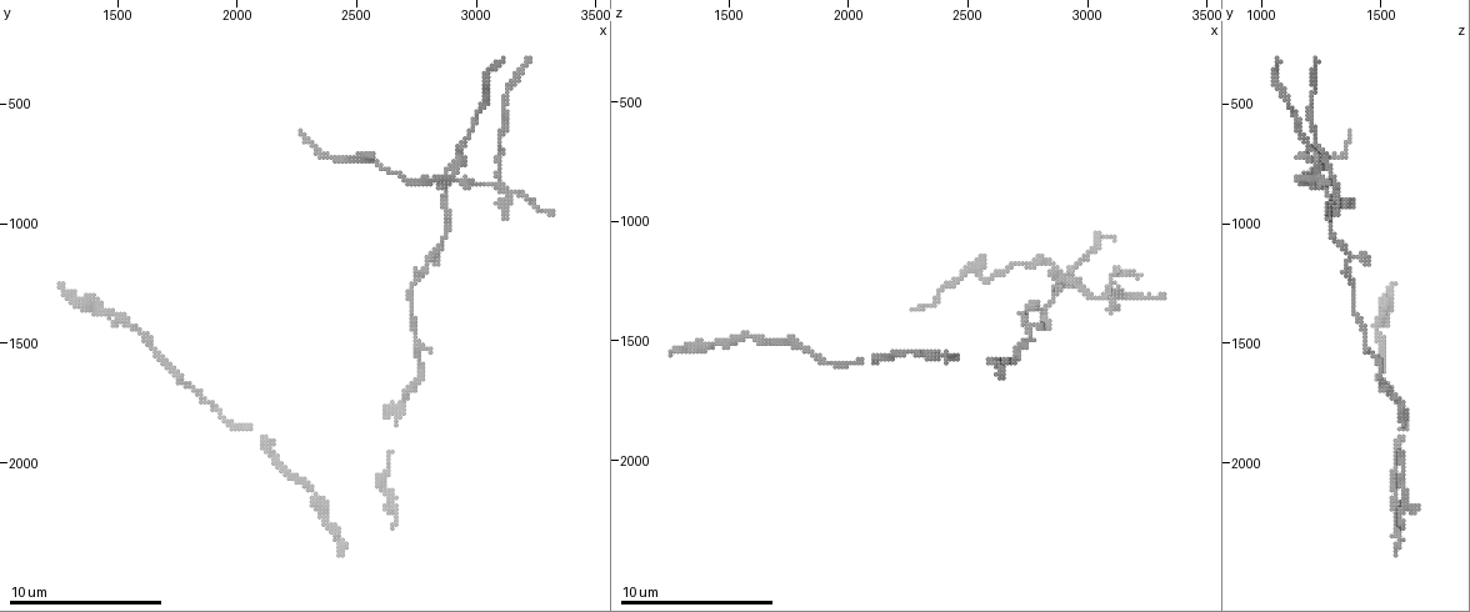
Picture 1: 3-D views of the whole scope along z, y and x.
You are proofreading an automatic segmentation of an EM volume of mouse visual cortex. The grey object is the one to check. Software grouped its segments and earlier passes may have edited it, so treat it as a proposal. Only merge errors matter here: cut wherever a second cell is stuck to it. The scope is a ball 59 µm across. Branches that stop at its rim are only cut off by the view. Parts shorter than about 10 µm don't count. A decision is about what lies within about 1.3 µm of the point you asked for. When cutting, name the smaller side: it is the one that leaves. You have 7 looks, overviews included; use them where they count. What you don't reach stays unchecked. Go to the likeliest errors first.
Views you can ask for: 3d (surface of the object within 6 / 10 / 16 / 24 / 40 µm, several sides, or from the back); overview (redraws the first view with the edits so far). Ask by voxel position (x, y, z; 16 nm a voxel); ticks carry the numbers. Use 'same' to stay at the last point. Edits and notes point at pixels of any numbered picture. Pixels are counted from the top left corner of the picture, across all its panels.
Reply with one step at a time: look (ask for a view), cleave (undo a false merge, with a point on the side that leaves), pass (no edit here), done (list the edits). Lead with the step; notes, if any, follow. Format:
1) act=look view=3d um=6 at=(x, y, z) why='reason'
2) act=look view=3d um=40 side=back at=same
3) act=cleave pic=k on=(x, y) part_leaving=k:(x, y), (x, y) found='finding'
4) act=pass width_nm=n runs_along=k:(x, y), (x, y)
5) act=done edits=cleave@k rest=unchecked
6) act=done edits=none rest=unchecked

act=look view=3d um=16 at=(2930, 830, 1260) why='four or more arms meet'

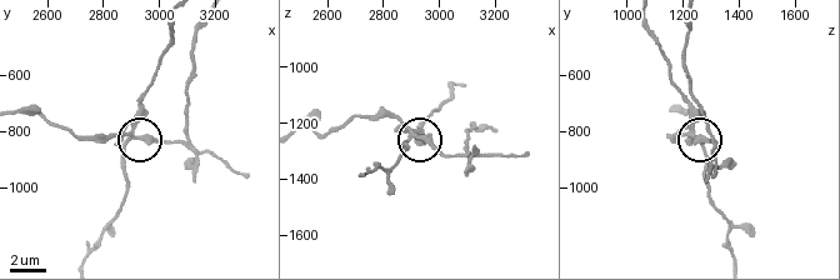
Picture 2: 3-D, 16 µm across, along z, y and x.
act=look view=3d um=16 side=back at=(2930, 810, 1250) why='from behind'

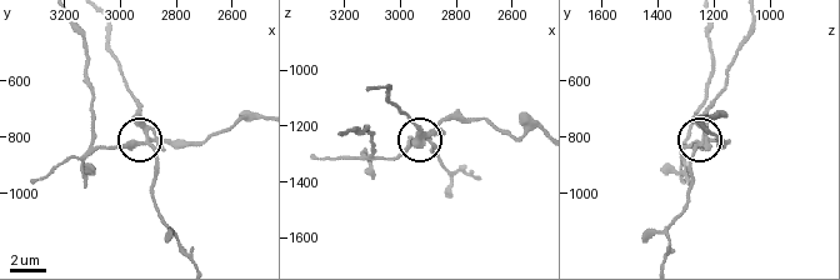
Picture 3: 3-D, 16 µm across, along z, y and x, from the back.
act=cleave pic=3 on=(170, 139) arms=4 part_leaving=3:(149, 143), (101, 146), (94, 143), (88, 48), (75, 21) found='a second cell is stuck on'

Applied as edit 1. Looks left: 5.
act=look view=3d um=16 at=(2750, 1460, 1430) why='three arms meet'

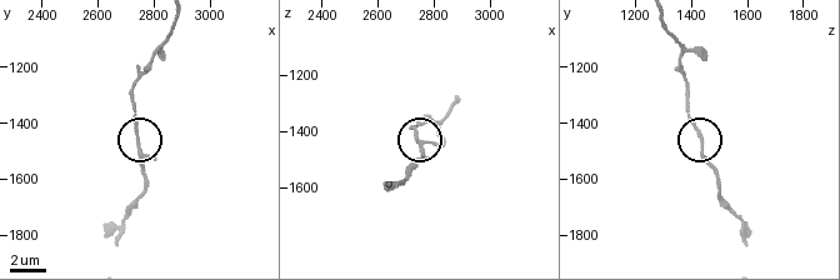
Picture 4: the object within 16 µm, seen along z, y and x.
act=look view=3d um=16 side=back at=(2750, 1460, 1430) why='other side'

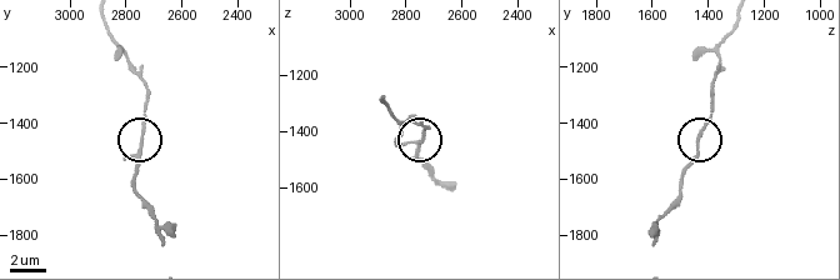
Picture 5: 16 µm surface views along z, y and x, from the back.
act=pass arms=3 found='continuous, no second cell'

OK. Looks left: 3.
act=look view=3d um=10 at=(2660, 1820, 1600) why='calibre changes'

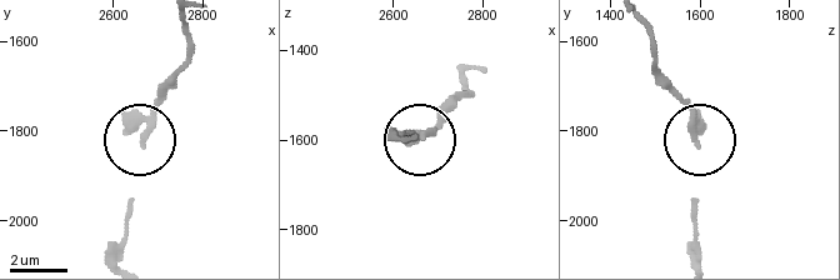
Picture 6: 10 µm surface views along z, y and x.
act=pass runs_along=6:(128, 226), (143, 121), (169, 81) found='continuous, no second cell'

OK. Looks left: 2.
act=done edits=cleave@3 rest=unchecked

